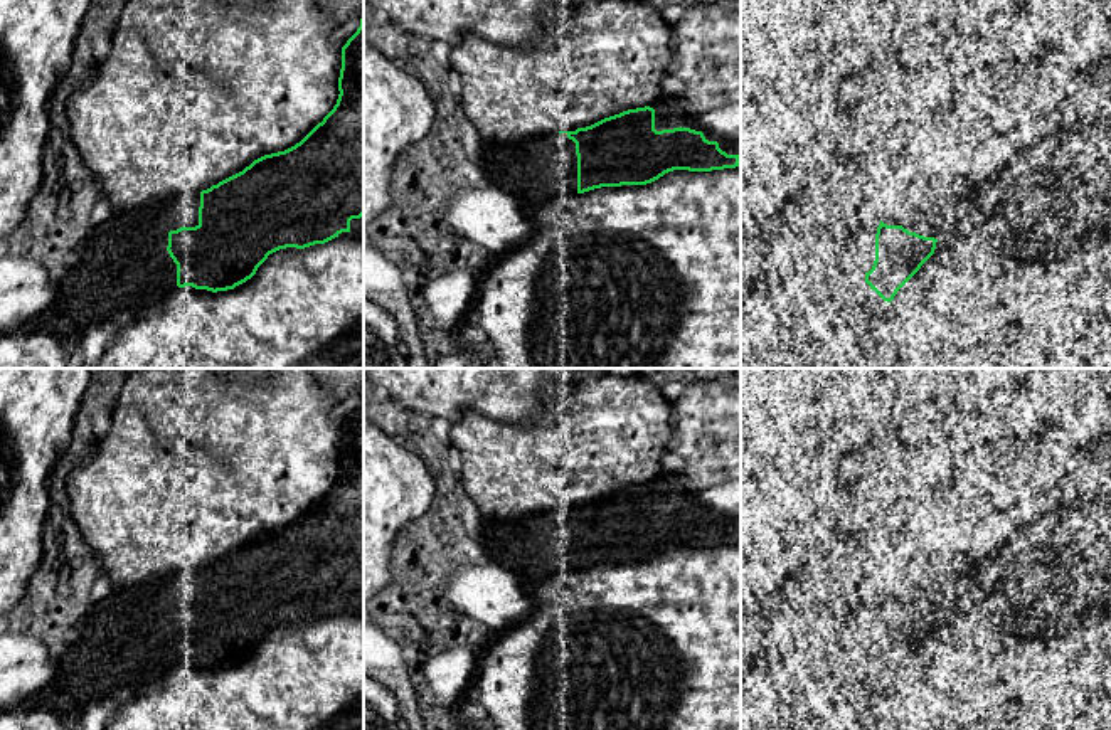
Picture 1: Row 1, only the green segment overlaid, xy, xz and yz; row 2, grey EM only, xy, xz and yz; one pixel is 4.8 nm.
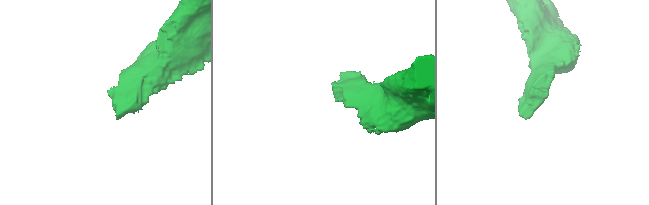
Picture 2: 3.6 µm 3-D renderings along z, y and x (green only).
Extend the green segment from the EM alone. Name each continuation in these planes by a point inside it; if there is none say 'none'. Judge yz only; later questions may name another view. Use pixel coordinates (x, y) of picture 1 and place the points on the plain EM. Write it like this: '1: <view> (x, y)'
1: yz (923, 586)

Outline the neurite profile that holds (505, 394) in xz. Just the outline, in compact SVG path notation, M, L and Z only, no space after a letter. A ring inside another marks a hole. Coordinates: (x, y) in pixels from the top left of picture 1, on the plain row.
M364 368L369 380L396 402L449 422L473 410L502 422L525 422L540 414L547 392L589 368Z

